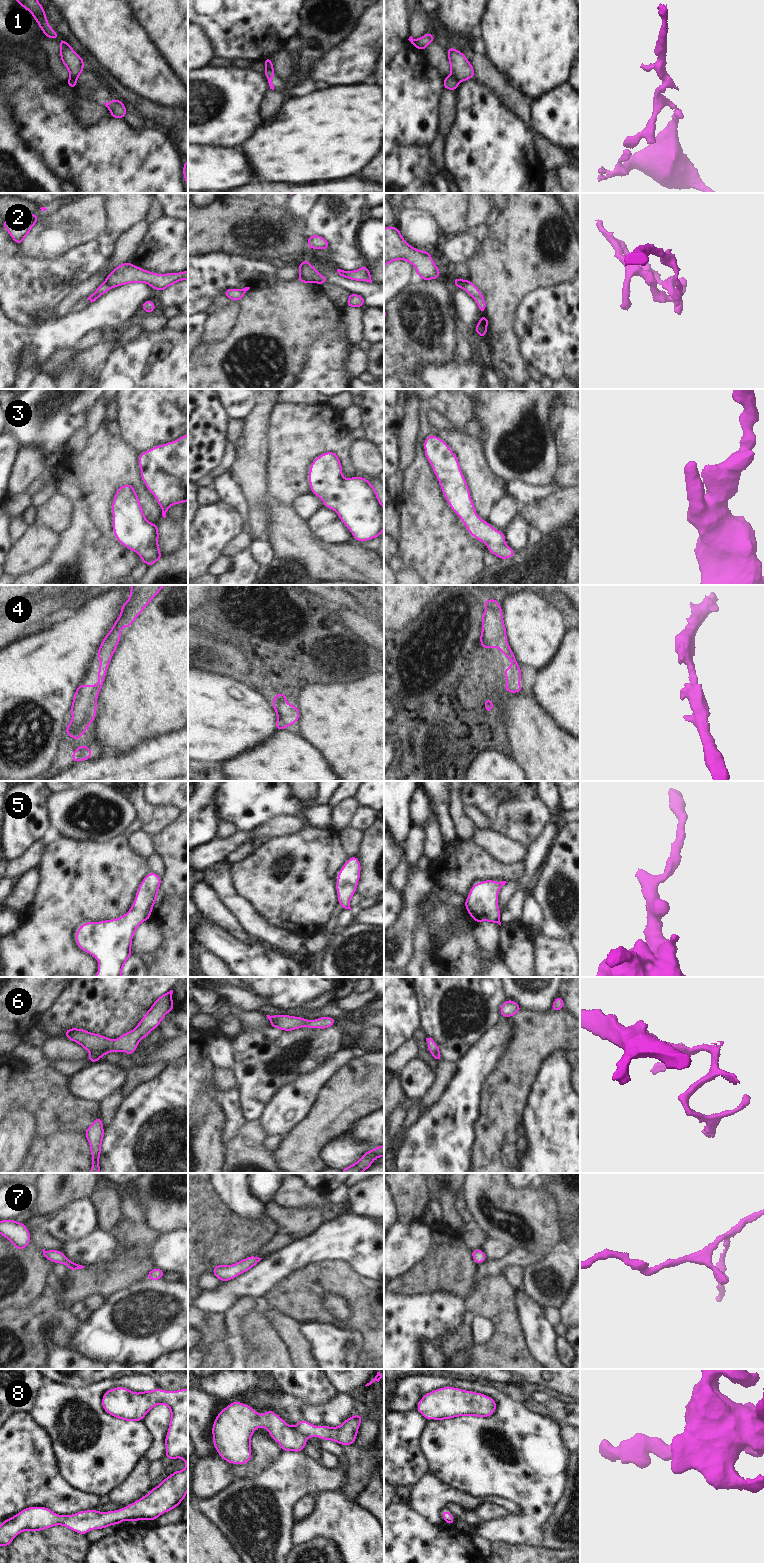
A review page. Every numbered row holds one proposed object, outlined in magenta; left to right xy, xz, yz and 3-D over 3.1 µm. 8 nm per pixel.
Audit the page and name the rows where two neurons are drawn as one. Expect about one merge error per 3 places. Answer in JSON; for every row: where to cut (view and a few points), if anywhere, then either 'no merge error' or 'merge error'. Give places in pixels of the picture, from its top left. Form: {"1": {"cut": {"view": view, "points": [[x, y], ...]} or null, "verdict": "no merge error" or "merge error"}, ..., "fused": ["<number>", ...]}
{"1": {"cut": {"view": "yz", "points": [[451, 74], [459, 81]]}, "verdict": "merge error"}, "2": {"cut": {"view": "yz", "points": [[469, 280], [462, 288]]}, "verdict": "merge error"}, "3": {"cut": null, "verdict": "no merge error"}, "4": {"cut": null, "verdict": "no merge error"}, "5": {"cut": null, "verdict": "no merge error"}, "6": {"cut": null, "verdict": "no merge error"}, "7": {"cut": null, "verdict": "no merge error"}, "8": {"cut": null, "verdict": "no merge error"}, "fused": ["1", "2"]}

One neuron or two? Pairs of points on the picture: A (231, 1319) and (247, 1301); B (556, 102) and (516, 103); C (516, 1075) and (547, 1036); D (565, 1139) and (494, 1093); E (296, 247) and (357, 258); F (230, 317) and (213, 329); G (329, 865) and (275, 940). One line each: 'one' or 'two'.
A: one
B: two
C: one
D: two
E: two
F: one
G: two

